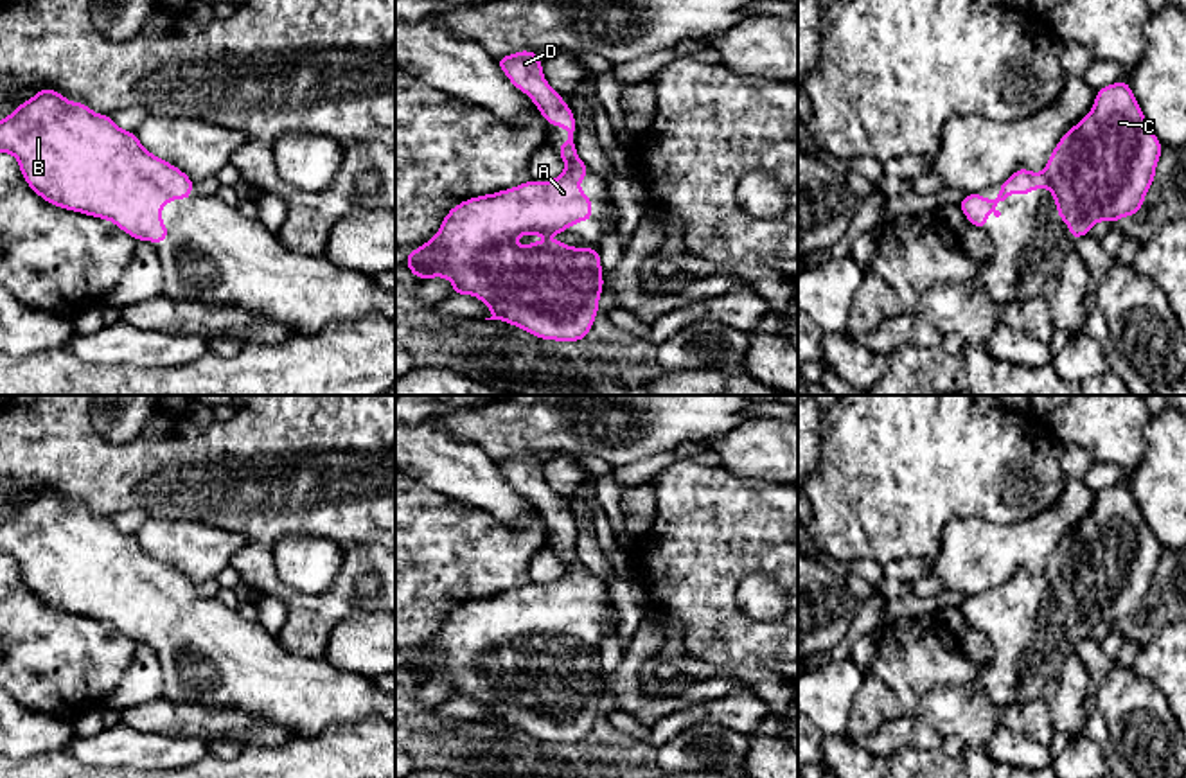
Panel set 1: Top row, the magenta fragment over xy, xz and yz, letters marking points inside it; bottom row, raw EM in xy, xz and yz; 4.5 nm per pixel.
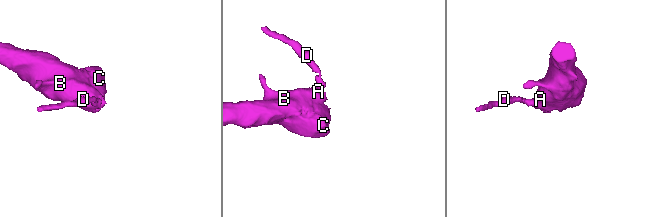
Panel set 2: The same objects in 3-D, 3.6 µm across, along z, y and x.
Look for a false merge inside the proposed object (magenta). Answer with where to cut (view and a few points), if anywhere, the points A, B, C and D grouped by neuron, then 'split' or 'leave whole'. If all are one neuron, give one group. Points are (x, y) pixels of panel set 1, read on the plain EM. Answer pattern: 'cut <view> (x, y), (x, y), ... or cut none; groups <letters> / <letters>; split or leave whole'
cut none; groups A B C D; leave whole

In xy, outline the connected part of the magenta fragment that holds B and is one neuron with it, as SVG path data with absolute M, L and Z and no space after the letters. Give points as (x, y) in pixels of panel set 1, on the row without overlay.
M41 491L0 523L0 555L18 562L25 586L47 606L108 622L133 641L156 649L169 640L162 607L174 606L178 598L189 606L196 589L181 571L149 555L135 534L120 532L111 517L70 505L52 491Z

